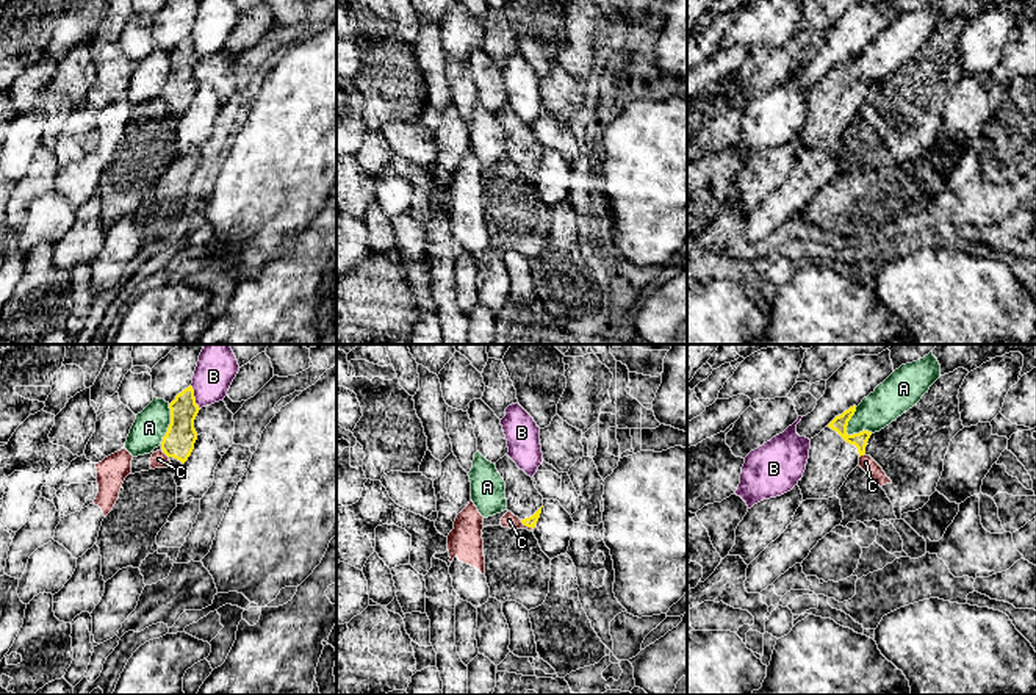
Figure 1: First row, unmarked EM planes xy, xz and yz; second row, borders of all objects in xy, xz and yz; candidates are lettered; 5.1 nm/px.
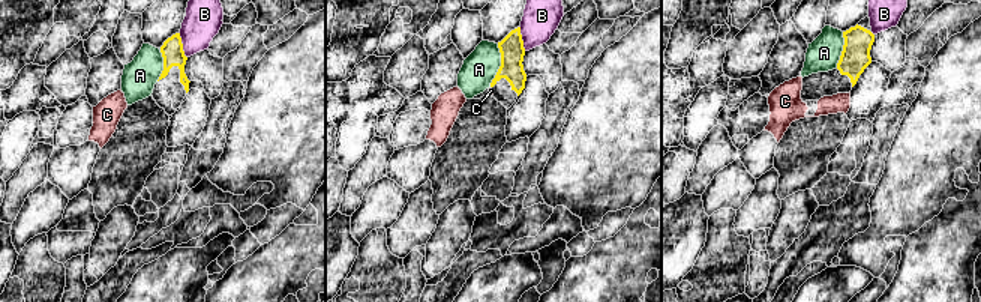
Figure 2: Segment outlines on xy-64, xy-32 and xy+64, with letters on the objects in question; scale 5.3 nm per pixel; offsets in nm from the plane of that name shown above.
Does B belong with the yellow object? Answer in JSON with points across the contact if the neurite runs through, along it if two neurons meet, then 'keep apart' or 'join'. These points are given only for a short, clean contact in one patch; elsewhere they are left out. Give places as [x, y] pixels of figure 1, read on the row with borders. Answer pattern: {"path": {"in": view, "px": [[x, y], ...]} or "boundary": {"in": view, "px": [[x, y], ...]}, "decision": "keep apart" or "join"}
{"boundary": {"in": "xy", "px": [[190, 385], [199, 409]]}, "decision": "keep apart"}

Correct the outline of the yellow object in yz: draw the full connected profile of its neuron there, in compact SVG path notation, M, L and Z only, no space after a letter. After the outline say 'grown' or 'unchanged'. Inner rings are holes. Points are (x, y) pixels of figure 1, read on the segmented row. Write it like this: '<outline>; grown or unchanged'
M856 405L836 416L818 435L811 438L809 459L798 487L806 499L828 499L837 495L848 474L865 454L869 430L848 435L847 426Z; grown

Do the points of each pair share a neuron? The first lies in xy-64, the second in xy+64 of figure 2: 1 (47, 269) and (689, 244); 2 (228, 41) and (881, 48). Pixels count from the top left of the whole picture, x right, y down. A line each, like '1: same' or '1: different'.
1: different
2: different

